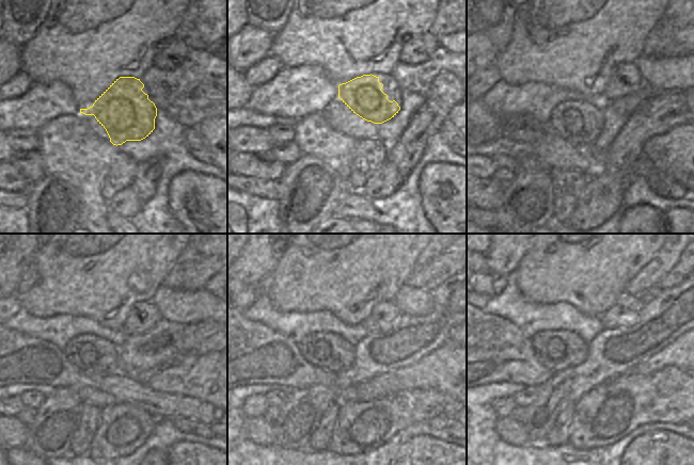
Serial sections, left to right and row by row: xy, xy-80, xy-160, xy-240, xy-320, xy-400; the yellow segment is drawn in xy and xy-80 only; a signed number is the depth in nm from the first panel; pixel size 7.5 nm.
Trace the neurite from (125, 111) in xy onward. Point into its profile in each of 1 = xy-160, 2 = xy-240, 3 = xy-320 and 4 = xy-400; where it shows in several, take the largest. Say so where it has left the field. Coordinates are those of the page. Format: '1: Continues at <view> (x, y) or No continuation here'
1: Continues at xy-160 (578, 122)
2: Continues at xy-240 (92, 354)
3: Continues at xy-320 (328, 351)
4: Continues at xy-400 (556, 350)

